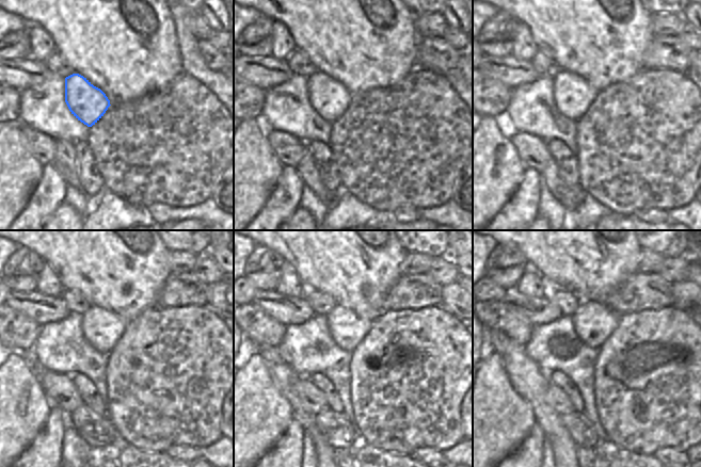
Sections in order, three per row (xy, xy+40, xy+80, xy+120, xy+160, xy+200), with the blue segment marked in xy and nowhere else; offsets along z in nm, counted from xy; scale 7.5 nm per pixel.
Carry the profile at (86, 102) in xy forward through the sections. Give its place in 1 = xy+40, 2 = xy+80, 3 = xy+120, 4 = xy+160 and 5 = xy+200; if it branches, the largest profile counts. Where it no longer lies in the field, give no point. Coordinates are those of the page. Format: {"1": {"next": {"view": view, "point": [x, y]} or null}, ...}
{"1": {"next": {"view": "xy+40", "point": [329, 97]}}, "2": {"next": {"view": "xy+80", "point": [572, 95]}}, "3": {"next": {"view": "xy+120", "point": [101, 328]}}, "4": {"next": {"view": "xy+160", "point": [347, 329]}}, "5": {"next": {"view": "xy+200", "point": [593, 322]}}}

